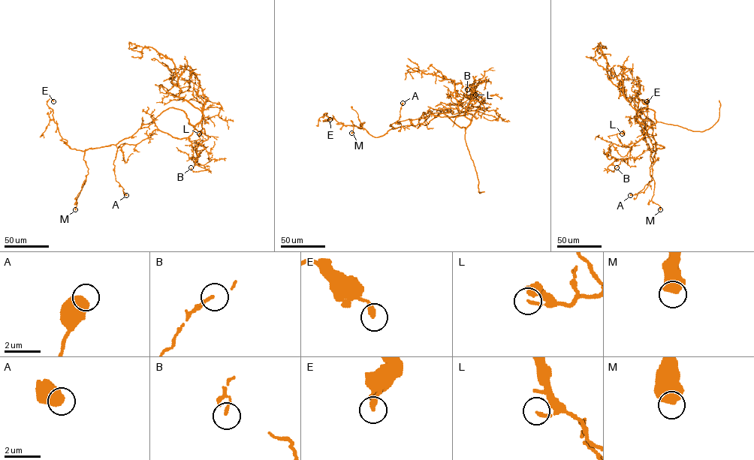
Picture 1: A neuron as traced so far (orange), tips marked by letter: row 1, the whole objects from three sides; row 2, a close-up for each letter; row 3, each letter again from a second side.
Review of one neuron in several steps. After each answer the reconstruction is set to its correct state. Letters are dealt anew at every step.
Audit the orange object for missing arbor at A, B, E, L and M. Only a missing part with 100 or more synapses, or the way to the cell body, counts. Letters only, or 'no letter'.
no letter

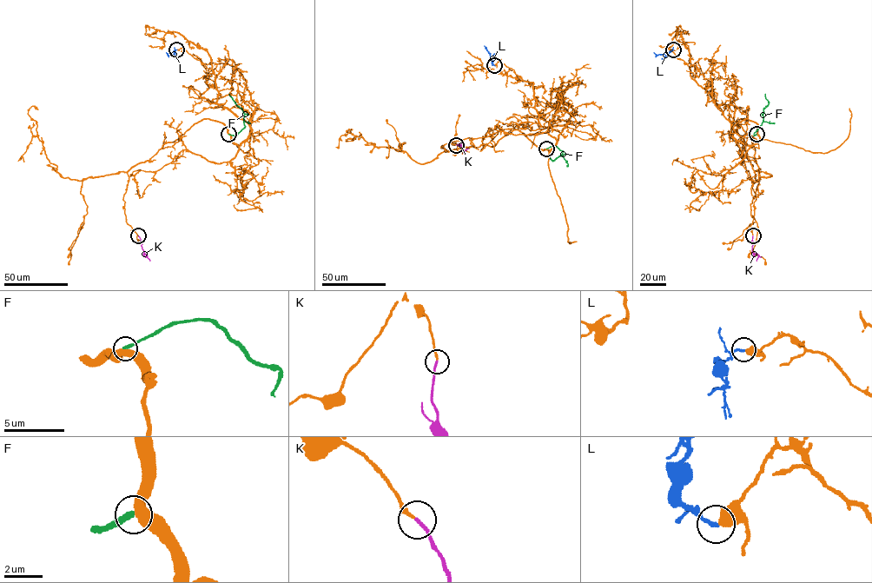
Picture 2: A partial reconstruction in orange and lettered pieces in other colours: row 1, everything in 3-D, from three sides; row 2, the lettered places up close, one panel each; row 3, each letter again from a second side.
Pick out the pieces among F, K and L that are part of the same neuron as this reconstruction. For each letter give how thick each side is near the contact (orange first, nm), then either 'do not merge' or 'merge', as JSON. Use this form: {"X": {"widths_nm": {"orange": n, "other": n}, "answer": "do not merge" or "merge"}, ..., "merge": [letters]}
{"F": {"widths_nm": {"orange": 480, "other": 260}, "answer": "do not merge"}, "K": {"widths_nm": {"orange": 200, "other": 140}, "answer": "merge"}, "L": {"widths_nm": {"orange": 500, "other": 190}, "answer": "do not merge"}, "merge": ["K"]}

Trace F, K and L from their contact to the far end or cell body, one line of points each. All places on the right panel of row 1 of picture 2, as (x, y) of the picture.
F: (756, 134), (754, 135), (762, 124), (763, 109), (769, 103), (765, 94)
K: (753, 235), (751, 251), (758, 255), (756, 261)
L: (673, 49), (664, 54), (654, 52)

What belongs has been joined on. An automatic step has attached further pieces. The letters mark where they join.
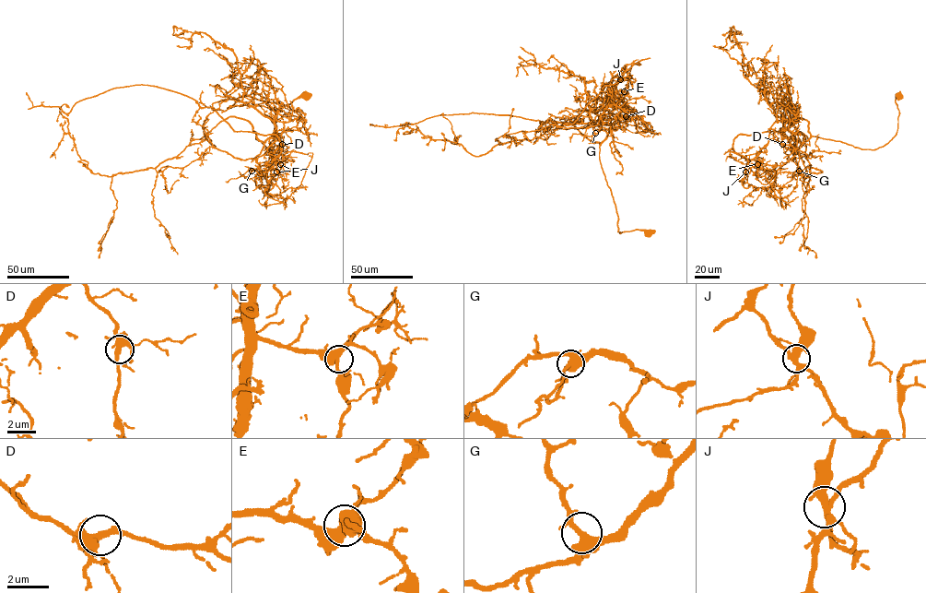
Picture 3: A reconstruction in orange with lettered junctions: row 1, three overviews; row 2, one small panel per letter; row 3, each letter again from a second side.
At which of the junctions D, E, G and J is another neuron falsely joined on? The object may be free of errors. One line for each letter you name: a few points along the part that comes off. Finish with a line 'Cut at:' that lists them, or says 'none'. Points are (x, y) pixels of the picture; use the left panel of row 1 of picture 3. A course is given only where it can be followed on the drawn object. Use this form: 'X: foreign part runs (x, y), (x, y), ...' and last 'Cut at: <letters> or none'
J: foreign part runs (276, 171), (275, 135), (235, 131), (177, 92), (116, 87), (65, 113), (33, 106), (26, 92)
Cut at: J

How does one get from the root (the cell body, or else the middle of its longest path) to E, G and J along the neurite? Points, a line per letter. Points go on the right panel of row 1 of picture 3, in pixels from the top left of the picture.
E: (897, 94), (896, 134), (882, 147), (861, 149), (812, 136), (775, 171), (757, 164)
G: (897, 94), (897, 131), (887, 143), (874, 149), (861, 149), (812, 136), (780, 167), (780, 171), (799, 171)
J: (897, 94), (897, 131), (884, 146), (861, 149), (812, 136), (775, 171), (750, 167), (745, 171)

